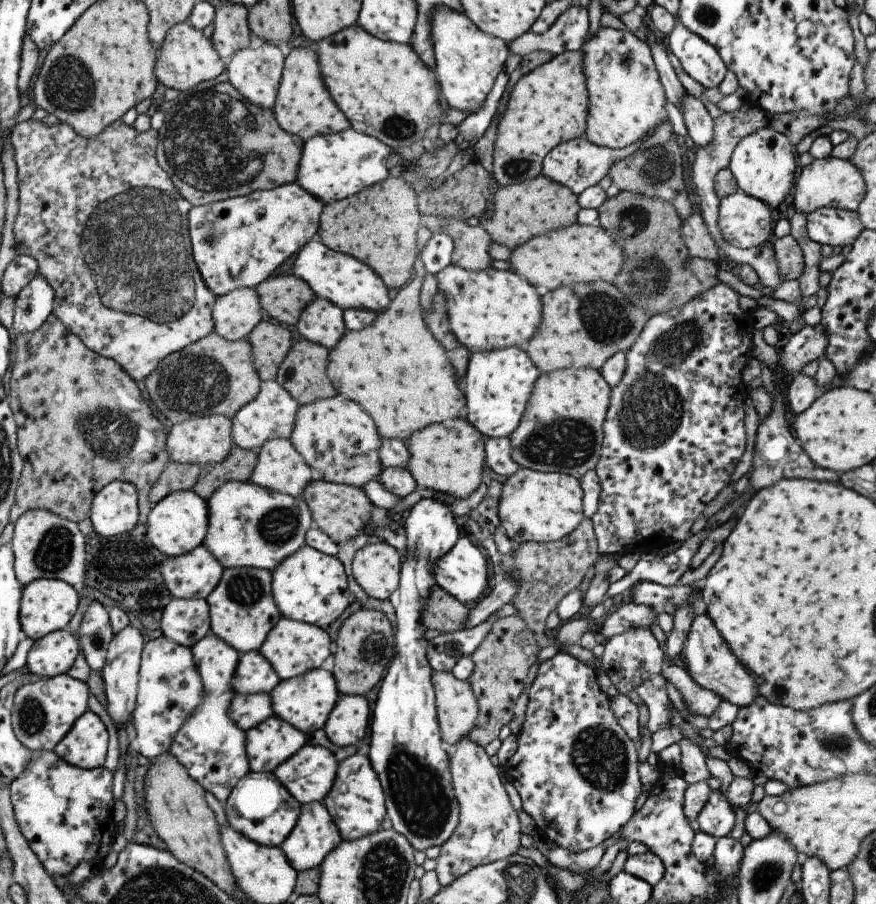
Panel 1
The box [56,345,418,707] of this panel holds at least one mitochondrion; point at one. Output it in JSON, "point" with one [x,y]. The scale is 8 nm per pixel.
{"point":[196,383]}

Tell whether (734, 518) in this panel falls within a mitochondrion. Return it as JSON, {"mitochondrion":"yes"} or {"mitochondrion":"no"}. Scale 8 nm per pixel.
{"mitochondrion":"no"}

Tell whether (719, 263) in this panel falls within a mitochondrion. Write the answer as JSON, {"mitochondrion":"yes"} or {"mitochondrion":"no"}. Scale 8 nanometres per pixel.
{"mitochondrion":"no"}

